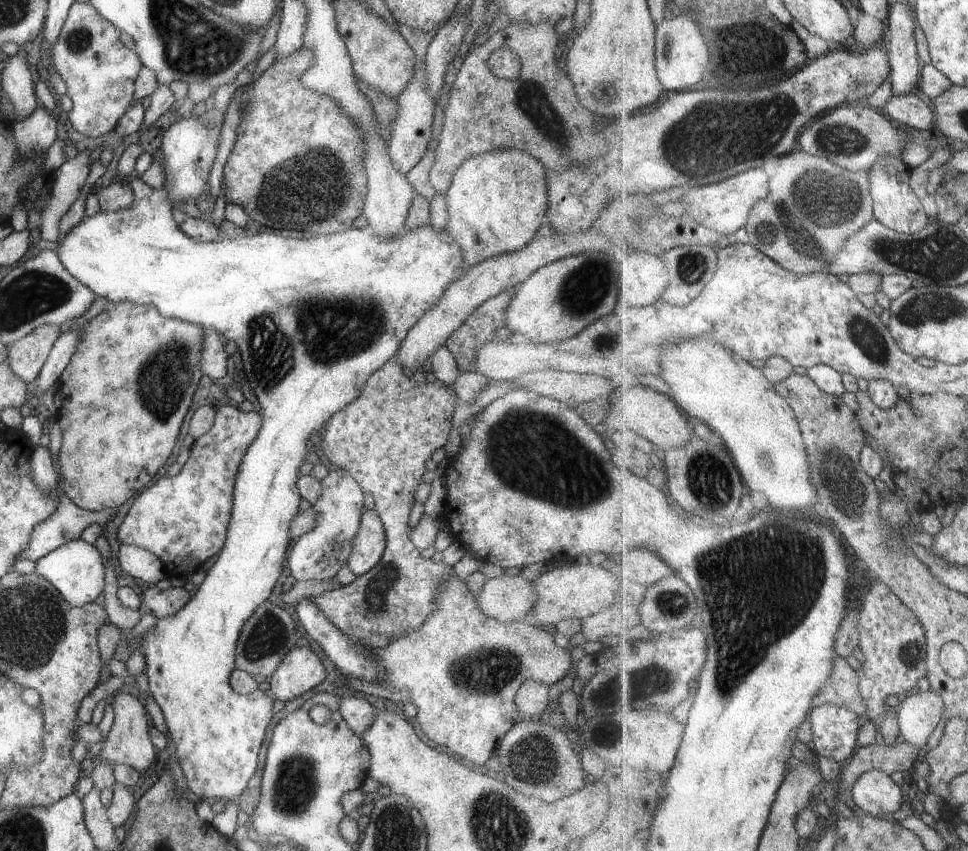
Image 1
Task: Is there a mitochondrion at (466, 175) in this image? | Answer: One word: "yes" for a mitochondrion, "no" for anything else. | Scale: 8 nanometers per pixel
no

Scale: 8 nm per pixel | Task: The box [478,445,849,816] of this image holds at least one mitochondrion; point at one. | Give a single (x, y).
(740, 649)

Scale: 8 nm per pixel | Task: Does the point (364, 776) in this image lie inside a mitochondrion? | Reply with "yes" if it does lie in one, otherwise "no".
no

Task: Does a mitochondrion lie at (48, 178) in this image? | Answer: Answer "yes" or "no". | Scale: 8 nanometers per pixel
no

